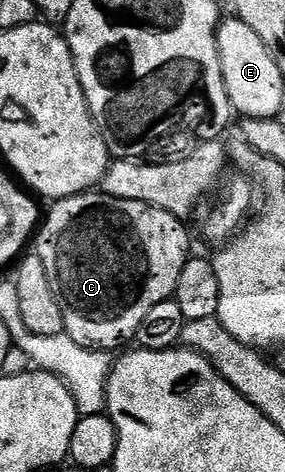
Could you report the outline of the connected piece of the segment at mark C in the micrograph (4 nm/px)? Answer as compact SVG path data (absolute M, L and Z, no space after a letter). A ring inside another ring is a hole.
M104 193L72 195L56 200L50 207L53 208L49 216L44 216L35 235L35 254L47 268L51 293L55 293L55 301L59 301L59 309L63 312L65 334L79 341L79 345L110 353L116 352L116 347L132 344L148 311L159 305L159 301L167 301L177 294L179 273L183 273L183 265L191 258L186 224L143 201L120 199Z

